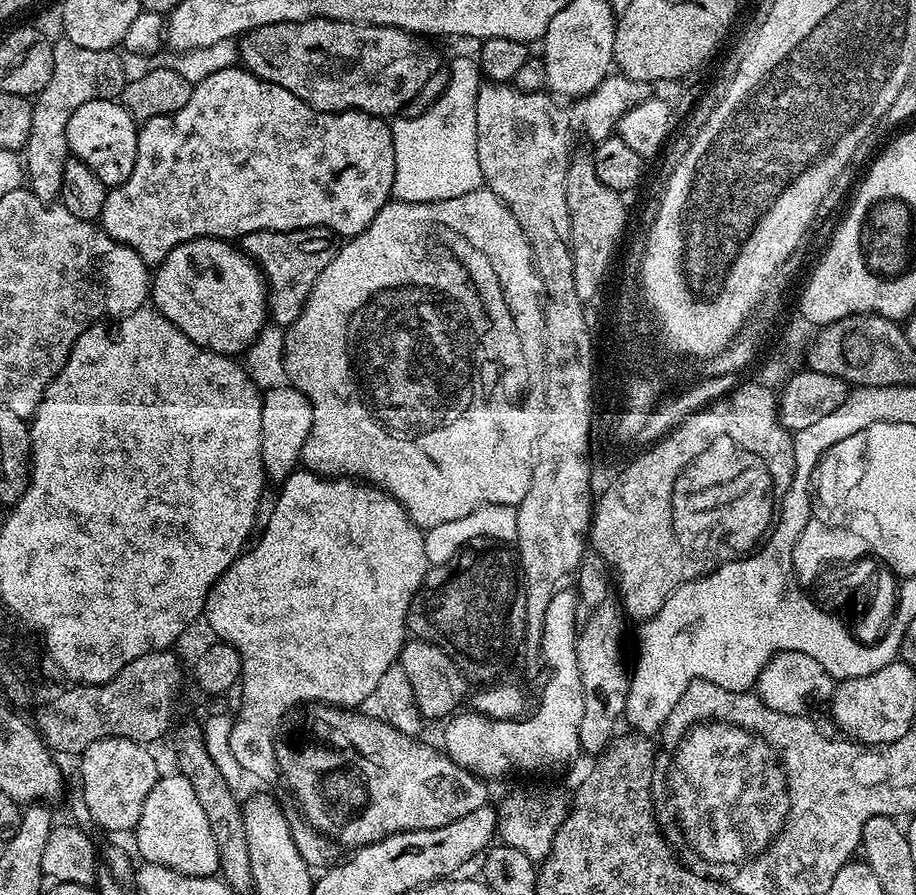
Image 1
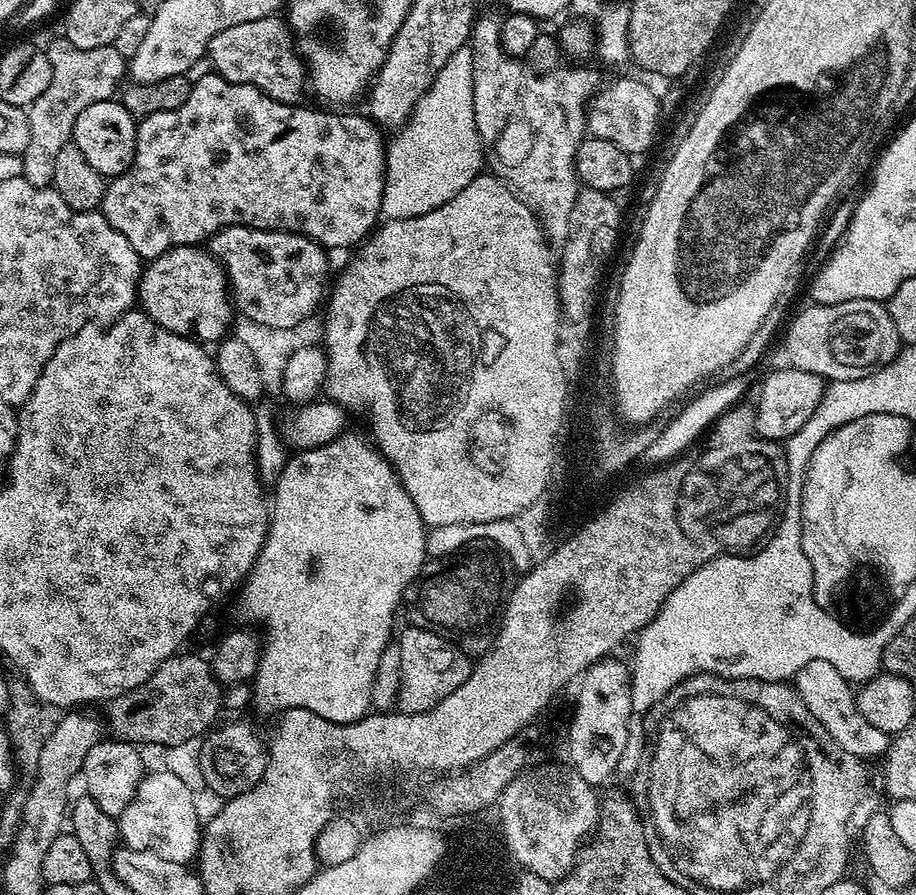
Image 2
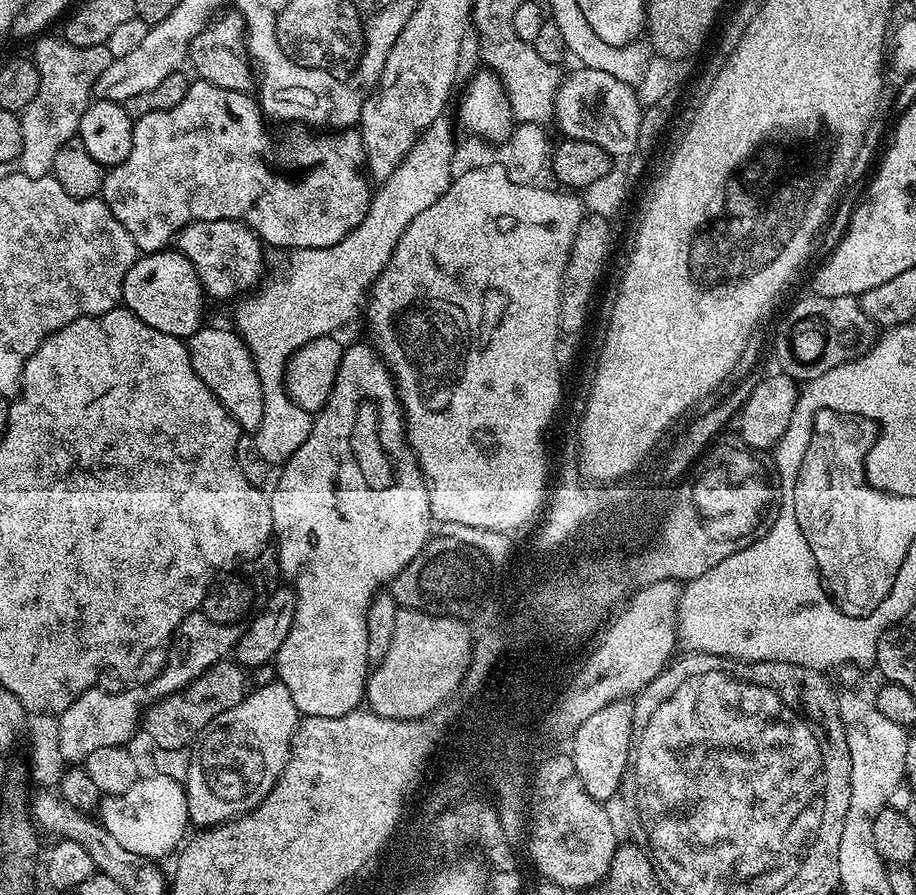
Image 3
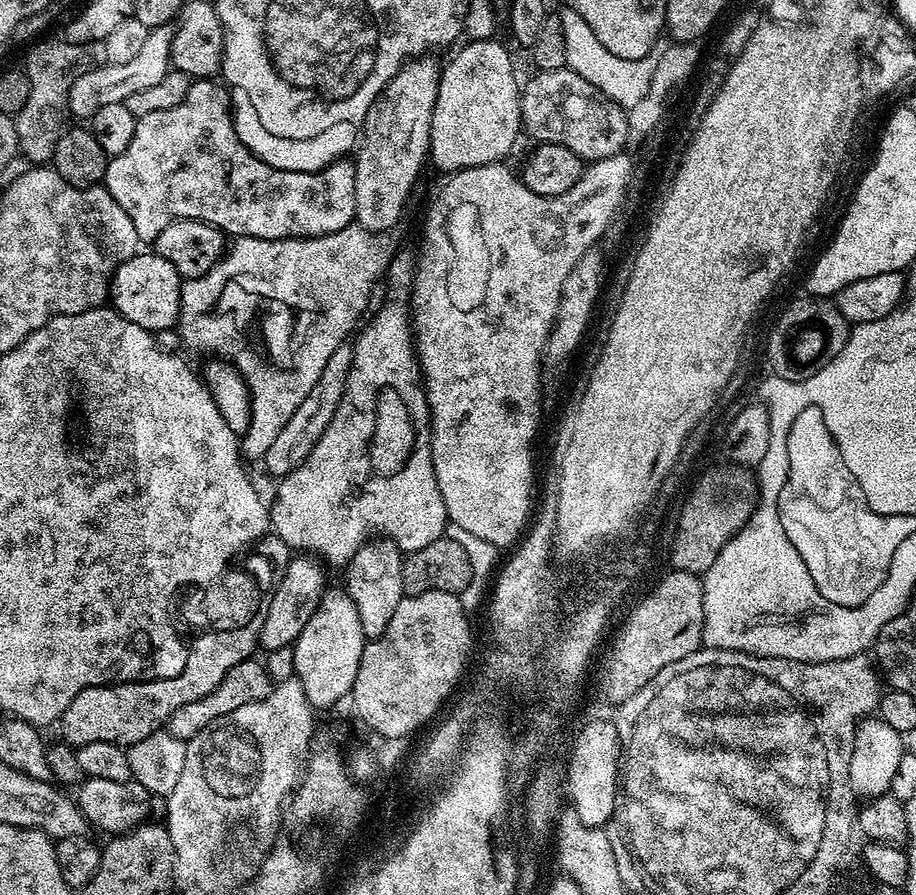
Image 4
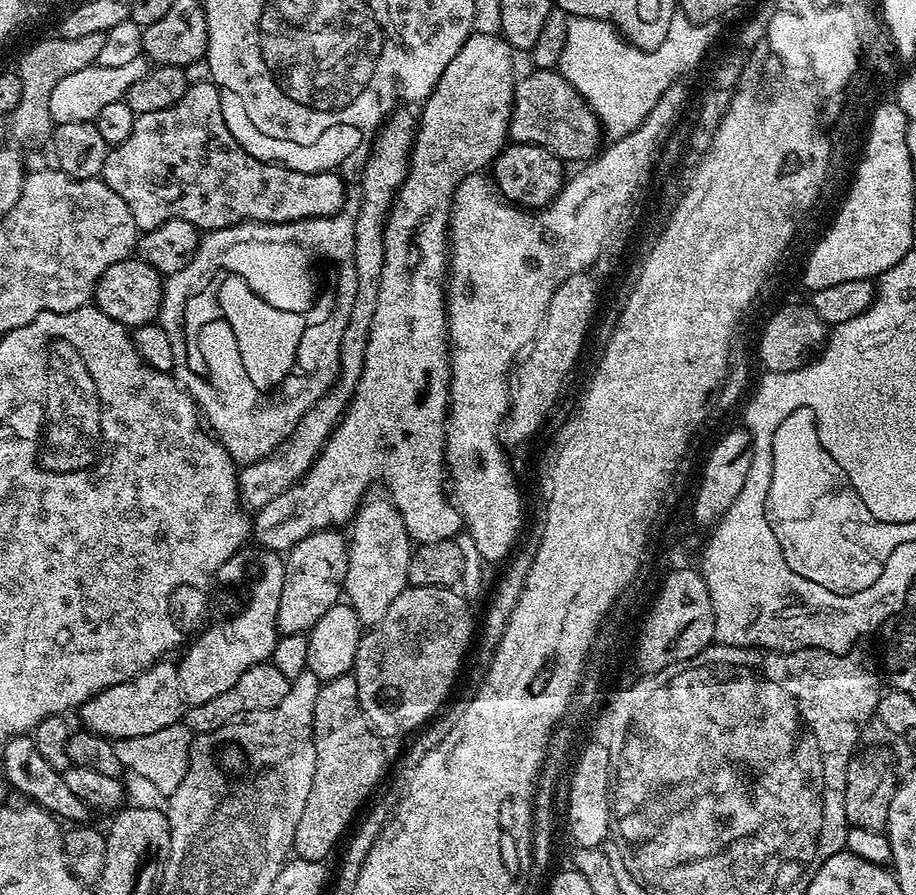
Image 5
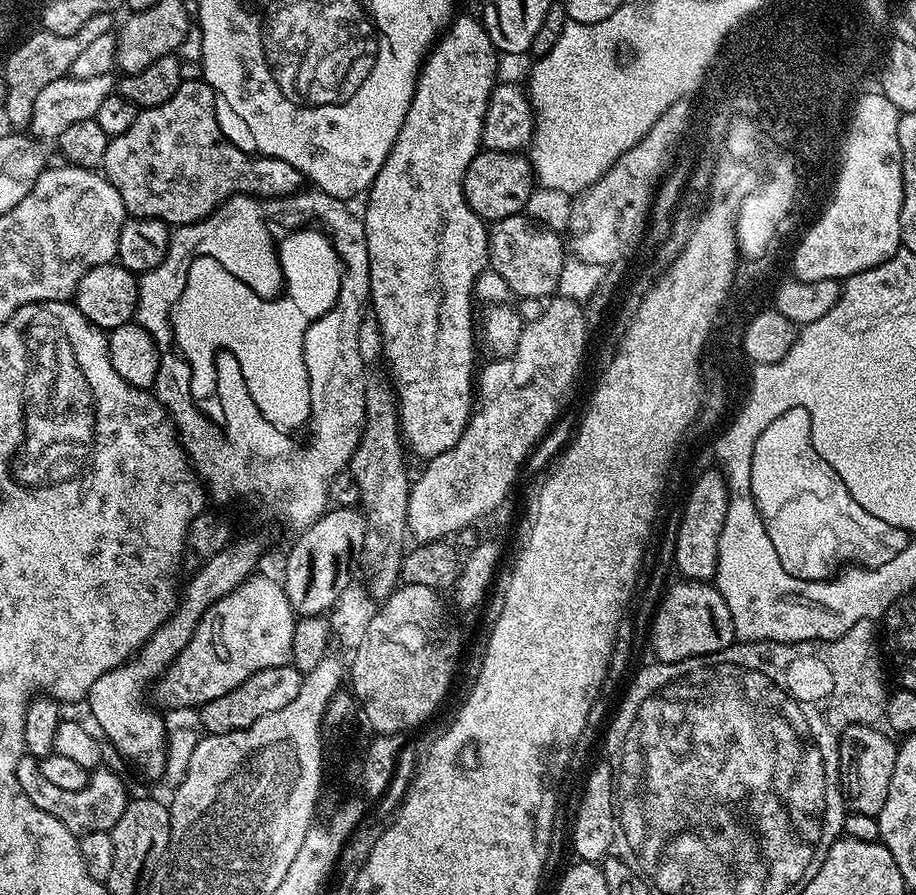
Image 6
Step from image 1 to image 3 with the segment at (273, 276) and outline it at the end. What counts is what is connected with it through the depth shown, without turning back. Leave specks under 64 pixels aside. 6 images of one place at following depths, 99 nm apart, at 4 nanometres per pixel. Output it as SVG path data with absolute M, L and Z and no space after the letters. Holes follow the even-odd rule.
M203 220L187 224L176 235L174 248L190 258L200 284L211 299L213 296L216 300L228 300L236 291L255 289L265 271L262 241L240 220Z

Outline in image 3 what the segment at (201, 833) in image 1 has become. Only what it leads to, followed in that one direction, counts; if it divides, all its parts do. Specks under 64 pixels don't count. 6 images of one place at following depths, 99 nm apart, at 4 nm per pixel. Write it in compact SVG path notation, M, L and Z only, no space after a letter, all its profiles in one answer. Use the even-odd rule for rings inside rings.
M141 775L134 782L134 786L130 786L130 790L117 796L104 796L101 799L98 819L110 834L110 838L114 838L120 843L122 850L130 850L130 854L145 856L148 860L163 861L163 856L170 855L169 857L171 857L185 843L184 831L190 828L188 799L184 793L184 785L179 780L171 780L162 775Z

